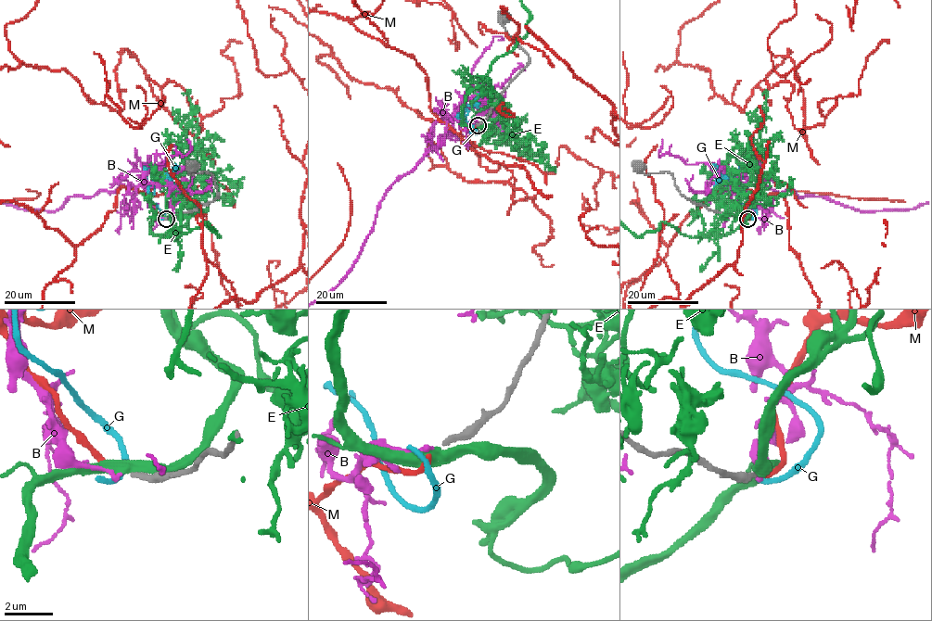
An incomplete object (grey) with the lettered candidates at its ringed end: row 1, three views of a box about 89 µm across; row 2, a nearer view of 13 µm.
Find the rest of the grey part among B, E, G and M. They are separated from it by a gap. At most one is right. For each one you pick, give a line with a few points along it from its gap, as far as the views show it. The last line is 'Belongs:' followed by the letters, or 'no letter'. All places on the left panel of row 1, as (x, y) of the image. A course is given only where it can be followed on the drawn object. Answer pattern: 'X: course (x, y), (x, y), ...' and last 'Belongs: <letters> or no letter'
Belongs: no letter

